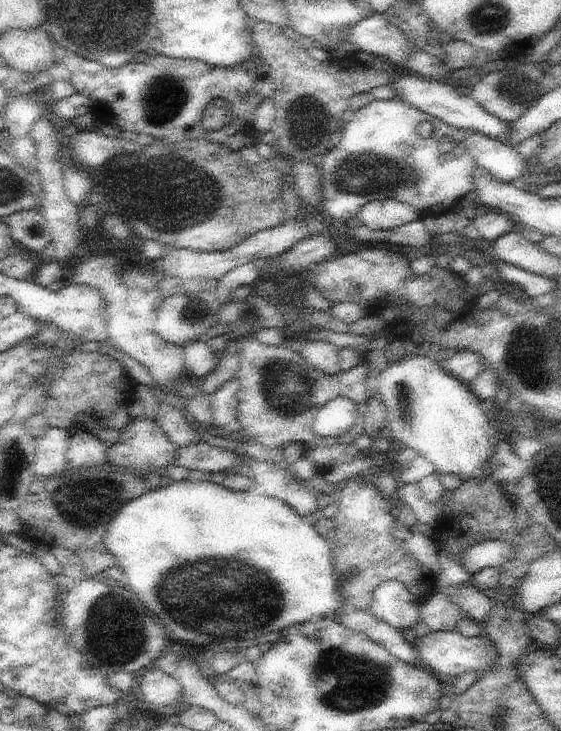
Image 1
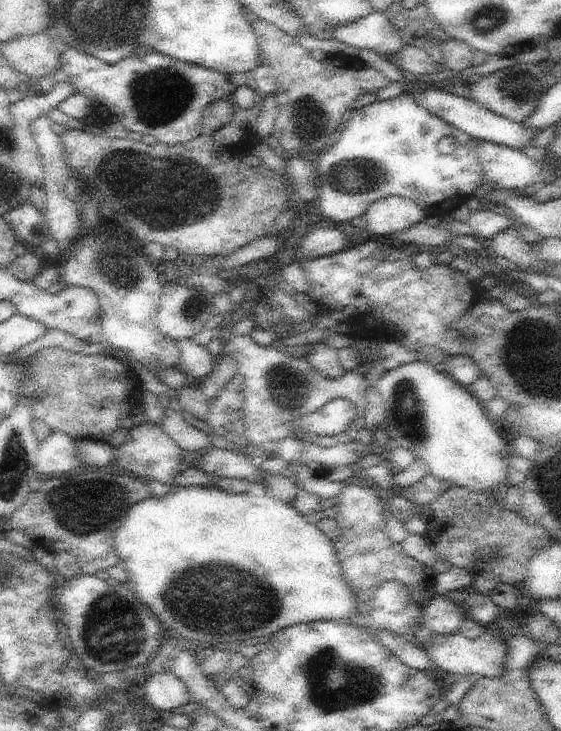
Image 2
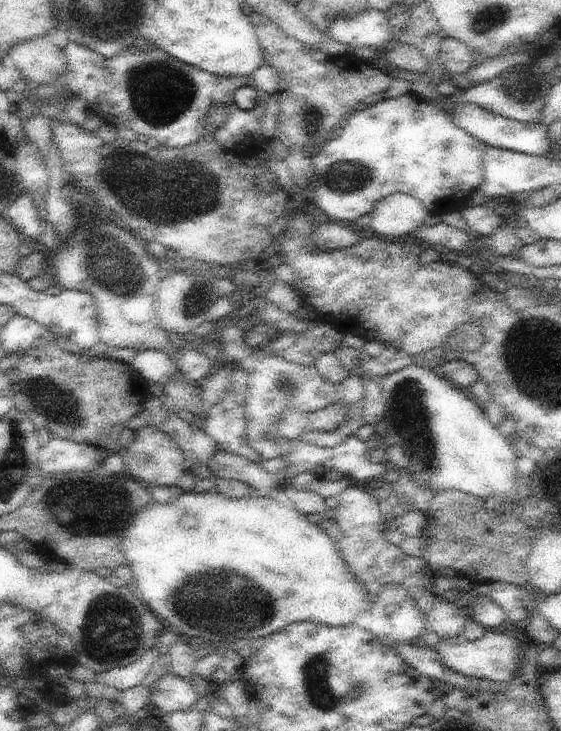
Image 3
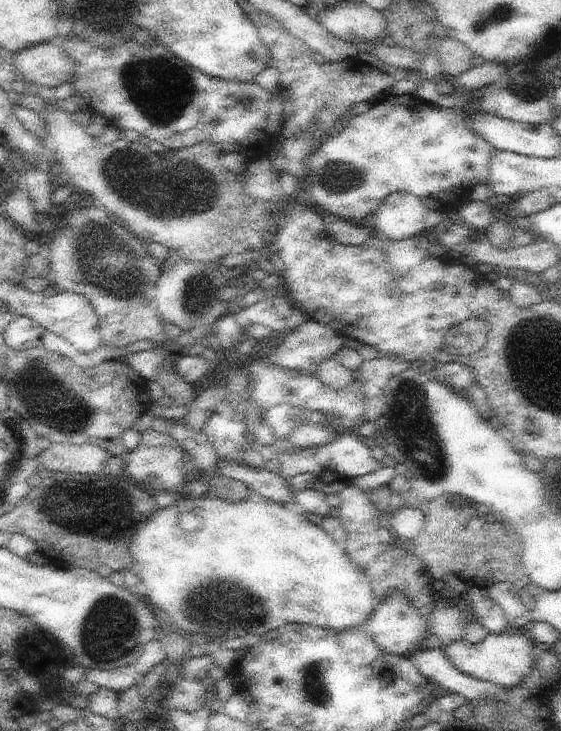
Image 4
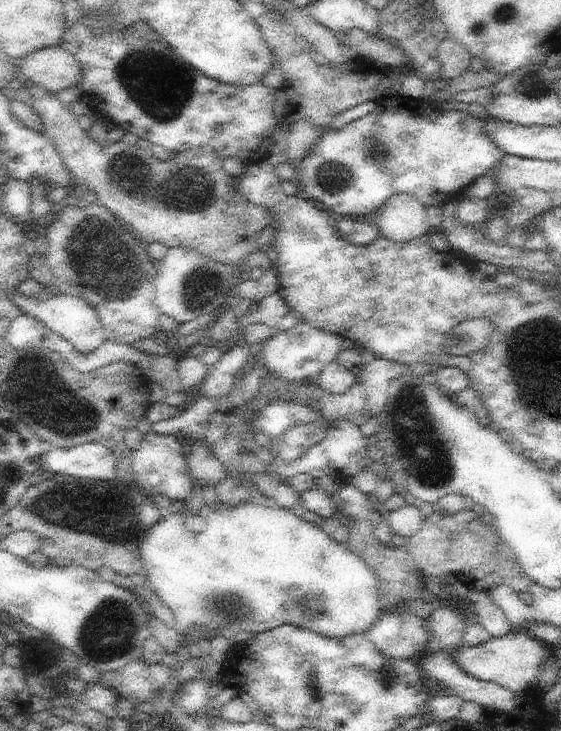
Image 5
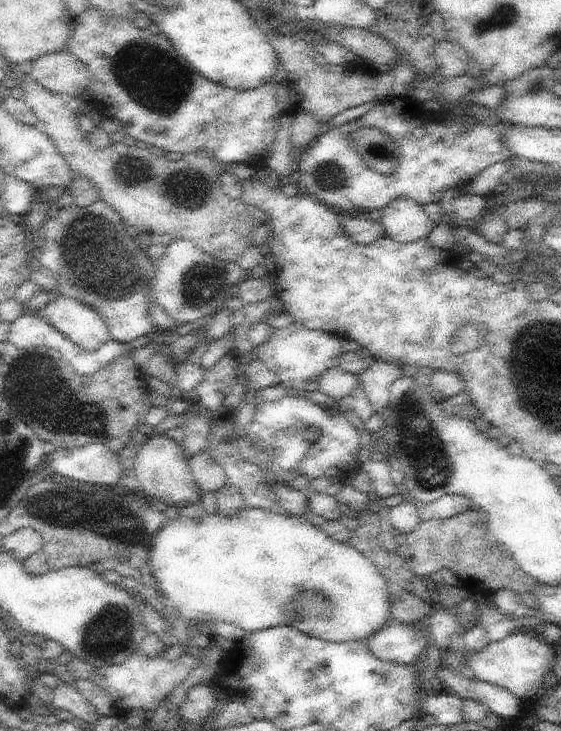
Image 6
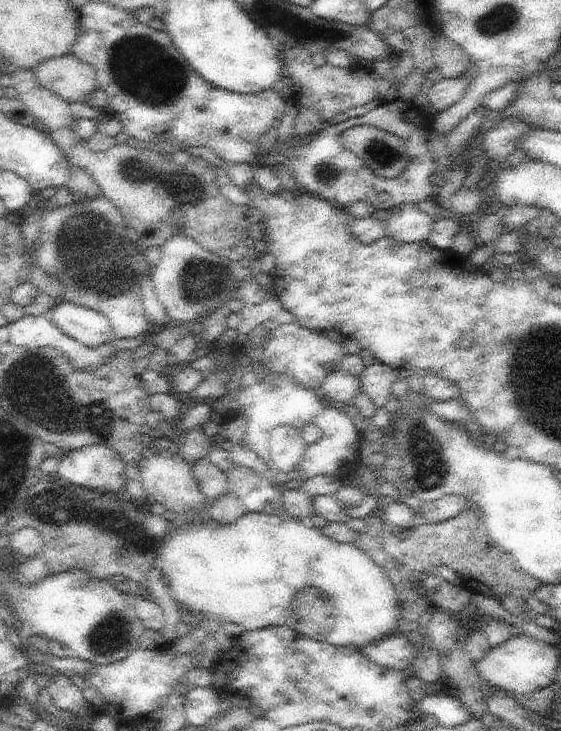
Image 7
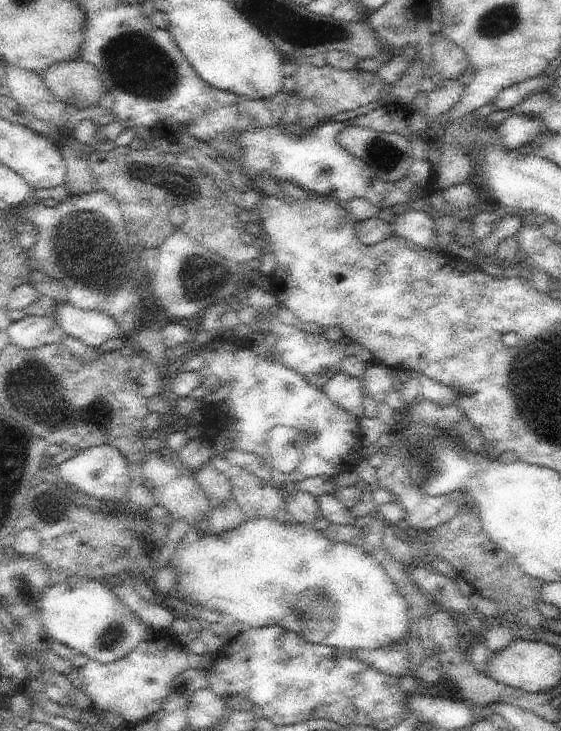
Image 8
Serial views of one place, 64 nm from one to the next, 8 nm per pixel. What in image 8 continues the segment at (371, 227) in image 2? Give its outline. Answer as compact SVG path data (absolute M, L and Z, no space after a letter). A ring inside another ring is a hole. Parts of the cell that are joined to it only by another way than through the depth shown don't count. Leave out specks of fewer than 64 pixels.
M407 210L392 222L394 233L427 250L446 252L437 244L435 215Z

